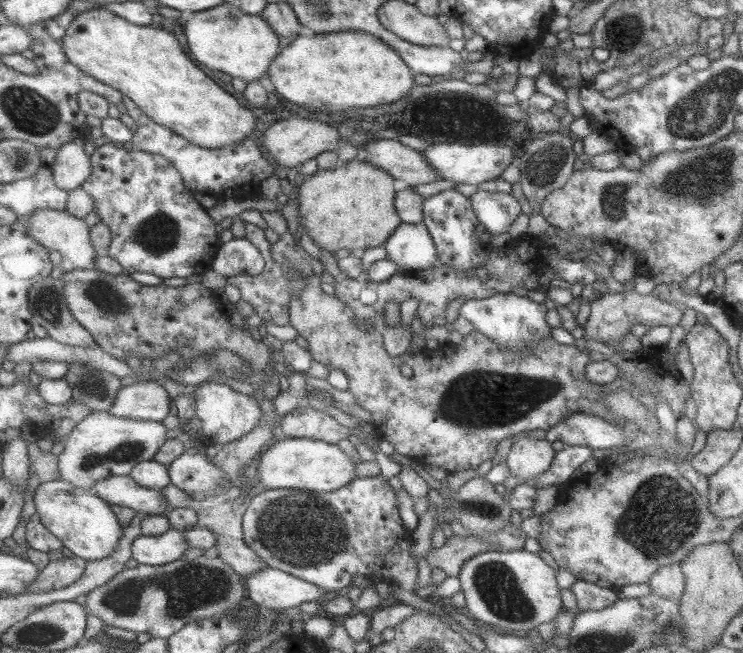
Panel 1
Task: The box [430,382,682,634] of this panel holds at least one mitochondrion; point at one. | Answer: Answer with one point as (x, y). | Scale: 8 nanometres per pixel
(493, 580)

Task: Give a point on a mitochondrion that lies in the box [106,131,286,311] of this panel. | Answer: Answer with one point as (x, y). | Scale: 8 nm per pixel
(158, 234)

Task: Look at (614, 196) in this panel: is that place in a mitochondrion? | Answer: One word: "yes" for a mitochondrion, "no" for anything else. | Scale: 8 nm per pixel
yes

